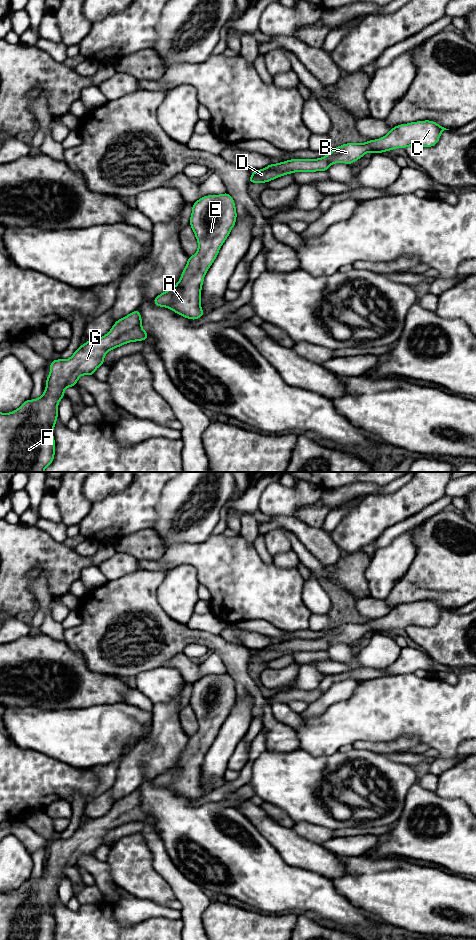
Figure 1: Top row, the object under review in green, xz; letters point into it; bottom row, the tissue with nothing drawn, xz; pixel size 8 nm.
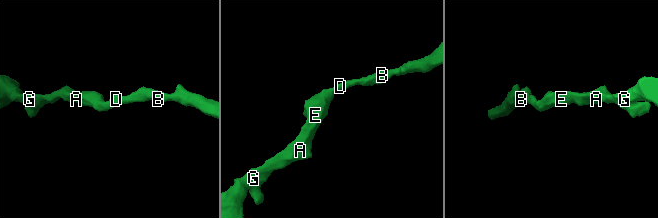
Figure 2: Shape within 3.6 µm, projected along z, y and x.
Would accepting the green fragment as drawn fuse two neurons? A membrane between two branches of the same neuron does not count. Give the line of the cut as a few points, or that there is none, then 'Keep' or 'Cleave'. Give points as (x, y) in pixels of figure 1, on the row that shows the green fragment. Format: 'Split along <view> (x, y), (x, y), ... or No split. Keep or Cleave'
No split. Keep

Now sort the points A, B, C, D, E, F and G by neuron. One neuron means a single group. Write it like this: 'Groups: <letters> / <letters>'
Groups: A B C D E F G

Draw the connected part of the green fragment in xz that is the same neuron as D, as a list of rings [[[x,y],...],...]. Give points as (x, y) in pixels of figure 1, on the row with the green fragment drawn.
[[[425,120],[400,124],[393,127],[384,137],[366,143],[347,143],[333,149],[323,158],[291,159],[253,171],[249,183],[267,183],[280,176],[293,172],[328,171],[331,164],[346,163],[351,165],[367,152],[383,153],[395,148],[408,146],[435,146],[441,133],[446,129],[434,121]]]

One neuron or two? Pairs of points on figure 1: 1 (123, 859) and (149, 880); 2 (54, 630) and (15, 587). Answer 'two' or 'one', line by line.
1: one
2: two

